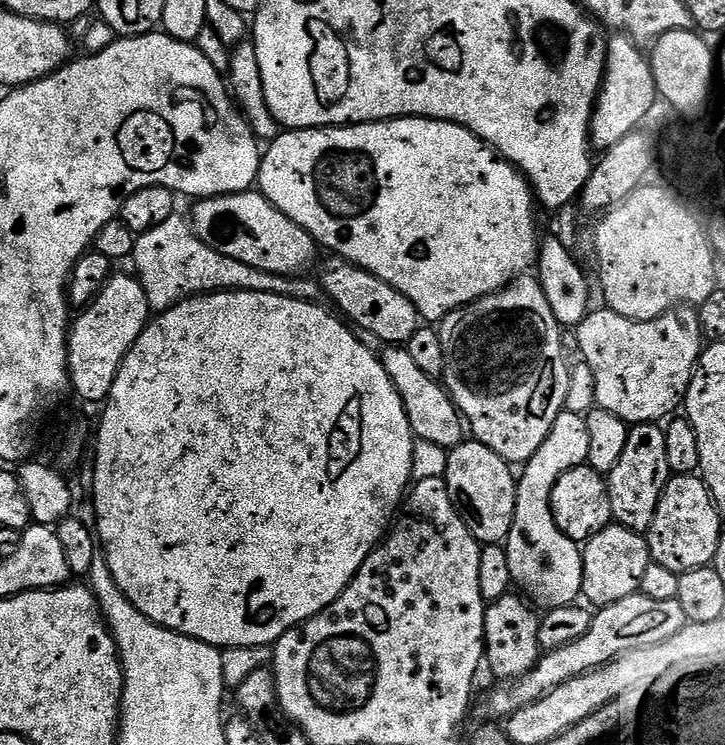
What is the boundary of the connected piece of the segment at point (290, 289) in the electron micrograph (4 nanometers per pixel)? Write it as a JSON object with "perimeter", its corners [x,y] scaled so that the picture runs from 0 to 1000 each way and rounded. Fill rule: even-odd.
{"perimeter":[[[236,290],[229,293],[229,298],[223,298],[223,303],[212,303],[212,309],[192,313],[179,345],[181,353],[188,353],[185,369],[193,377],[196,389],[201,389],[201,405],[211,420],[234,416],[265,397],[316,389],[383,395],[432,405],[448,401],[446,385],[434,374],[425,376],[423,369],[367,368],[367,362],[350,362],[350,357],[339,357],[339,352],[328,352],[323,346],[312,346],[312,341],[301,341],[301,336],[284,330],[284,325],[273,319],[263,299],[255,291],[252,295],[251,290]]]}

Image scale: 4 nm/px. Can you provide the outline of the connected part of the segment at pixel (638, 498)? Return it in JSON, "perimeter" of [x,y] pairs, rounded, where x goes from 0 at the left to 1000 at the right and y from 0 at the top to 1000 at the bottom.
{"perimeter":[[[909,568],[868,573],[858,615],[852,615],[852,626],[847,626],[847,631],[837,635],[836,643],[846,699],[876,714],[894,715],[908,685],[908,674],[924,643],[916,574]]]}

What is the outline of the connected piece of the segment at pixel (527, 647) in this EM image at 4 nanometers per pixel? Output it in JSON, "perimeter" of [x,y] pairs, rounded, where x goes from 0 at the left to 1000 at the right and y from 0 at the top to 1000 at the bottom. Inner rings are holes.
{"perimeter":[[[702,797],[699,800],[694,800],[692,803],[687,803],[686,805],[677,807],[668,817],[668,872],[670,877],[670,897],[674,897],[676,901],[680,902],[681,906],[686,907],[686,914],[699,915],[702,913],[713,913],[716,907],[724,907],[731,898],[737,895],[739,890],[743,889],[745,882],[748,879],[748,871],[745,868],[745,863],[742,862],[742,846],[745,844],[745,827],[741,826],[737,820],[735,812],[730,809],[727,804],[721,799],[714,797],[716,800],[710,800],[710,797]]]}

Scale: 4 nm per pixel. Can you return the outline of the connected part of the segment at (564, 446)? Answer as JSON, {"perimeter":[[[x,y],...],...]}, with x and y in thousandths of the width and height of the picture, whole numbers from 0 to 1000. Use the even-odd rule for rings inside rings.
{"perimeter":[[[786,552],[772,553],[754,584],[753,593],[742,601],[737,615],[727,619],[713,640],[710,660],[709,701],[695,734],[702,750],[703,770],[708,783],[724,795],[724,799],[748,819],[770,817],[775,813],[796,809],[804,796],[803,776],[806,774],[804,740],[796,726],[775,717],[774,709],[764,701],[761,687],[761,660],[770,642],[783,631],[804,627],[814,609],[814,580],[810,562]]]}

